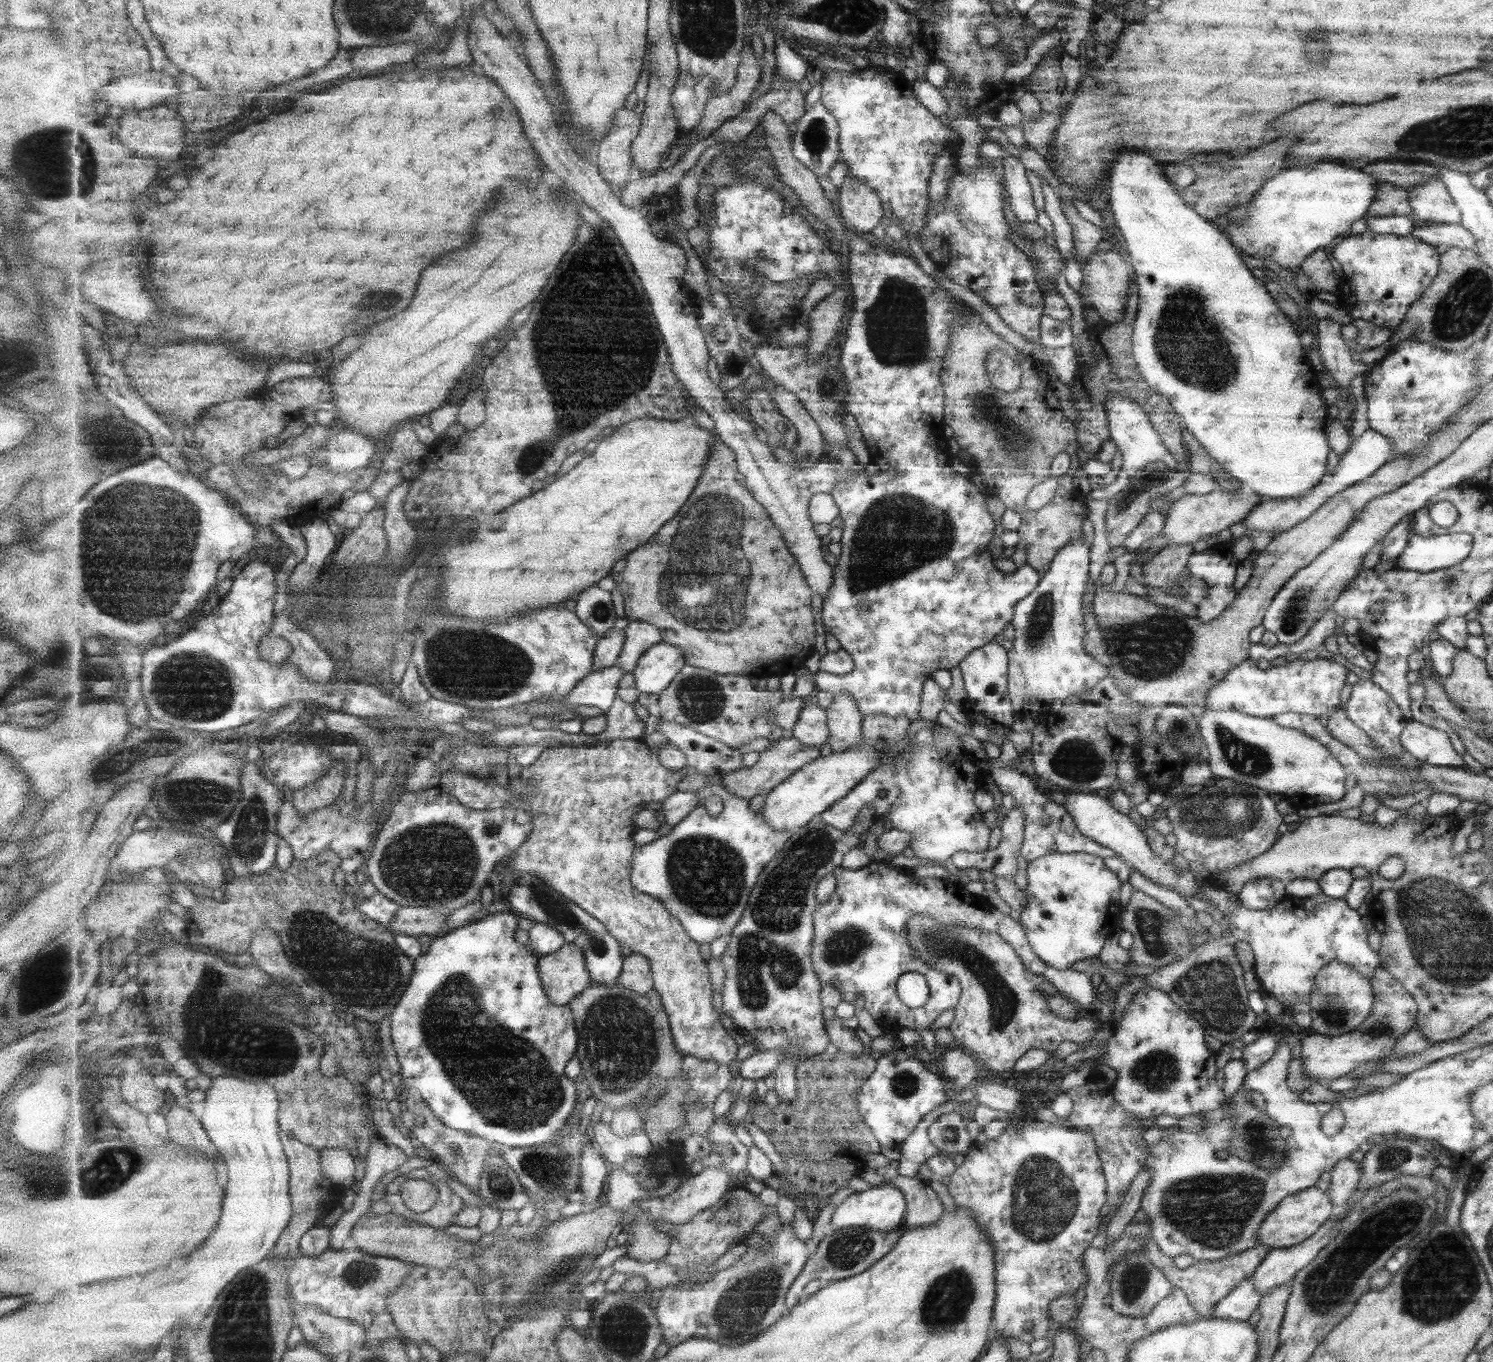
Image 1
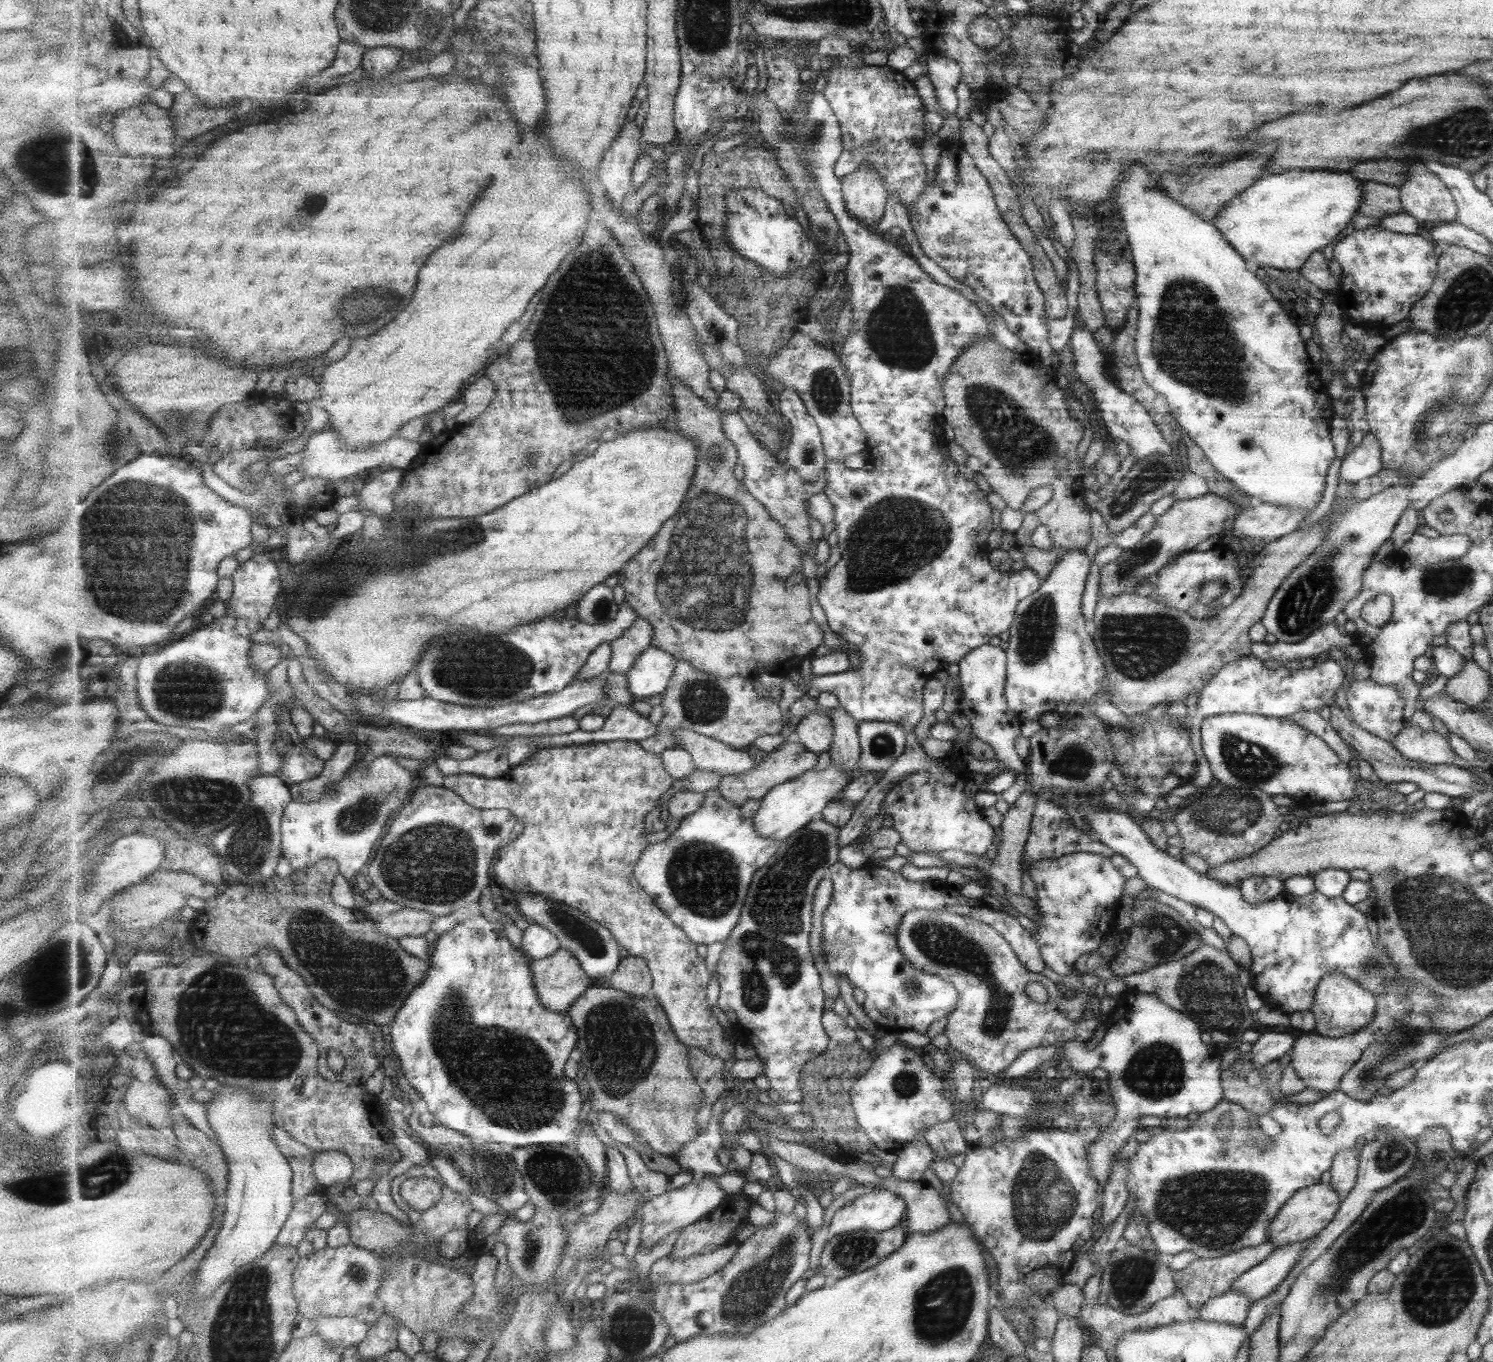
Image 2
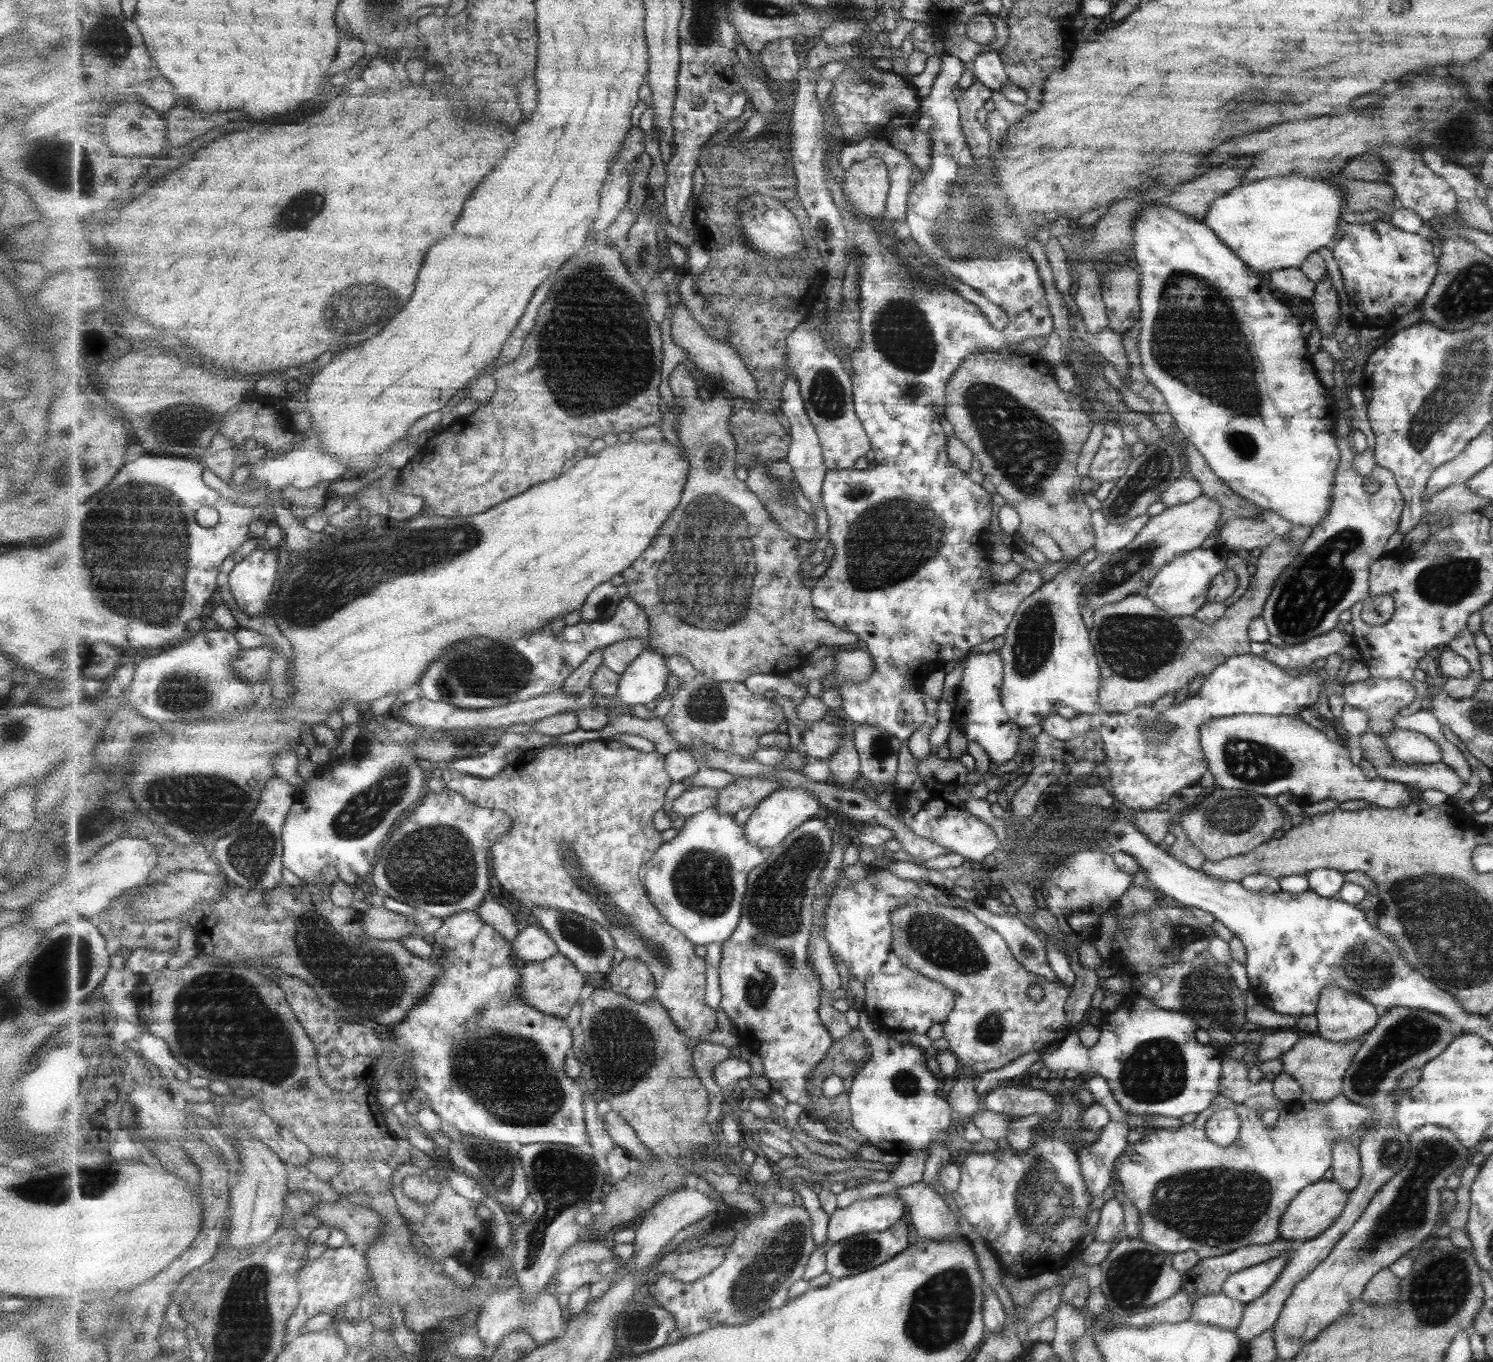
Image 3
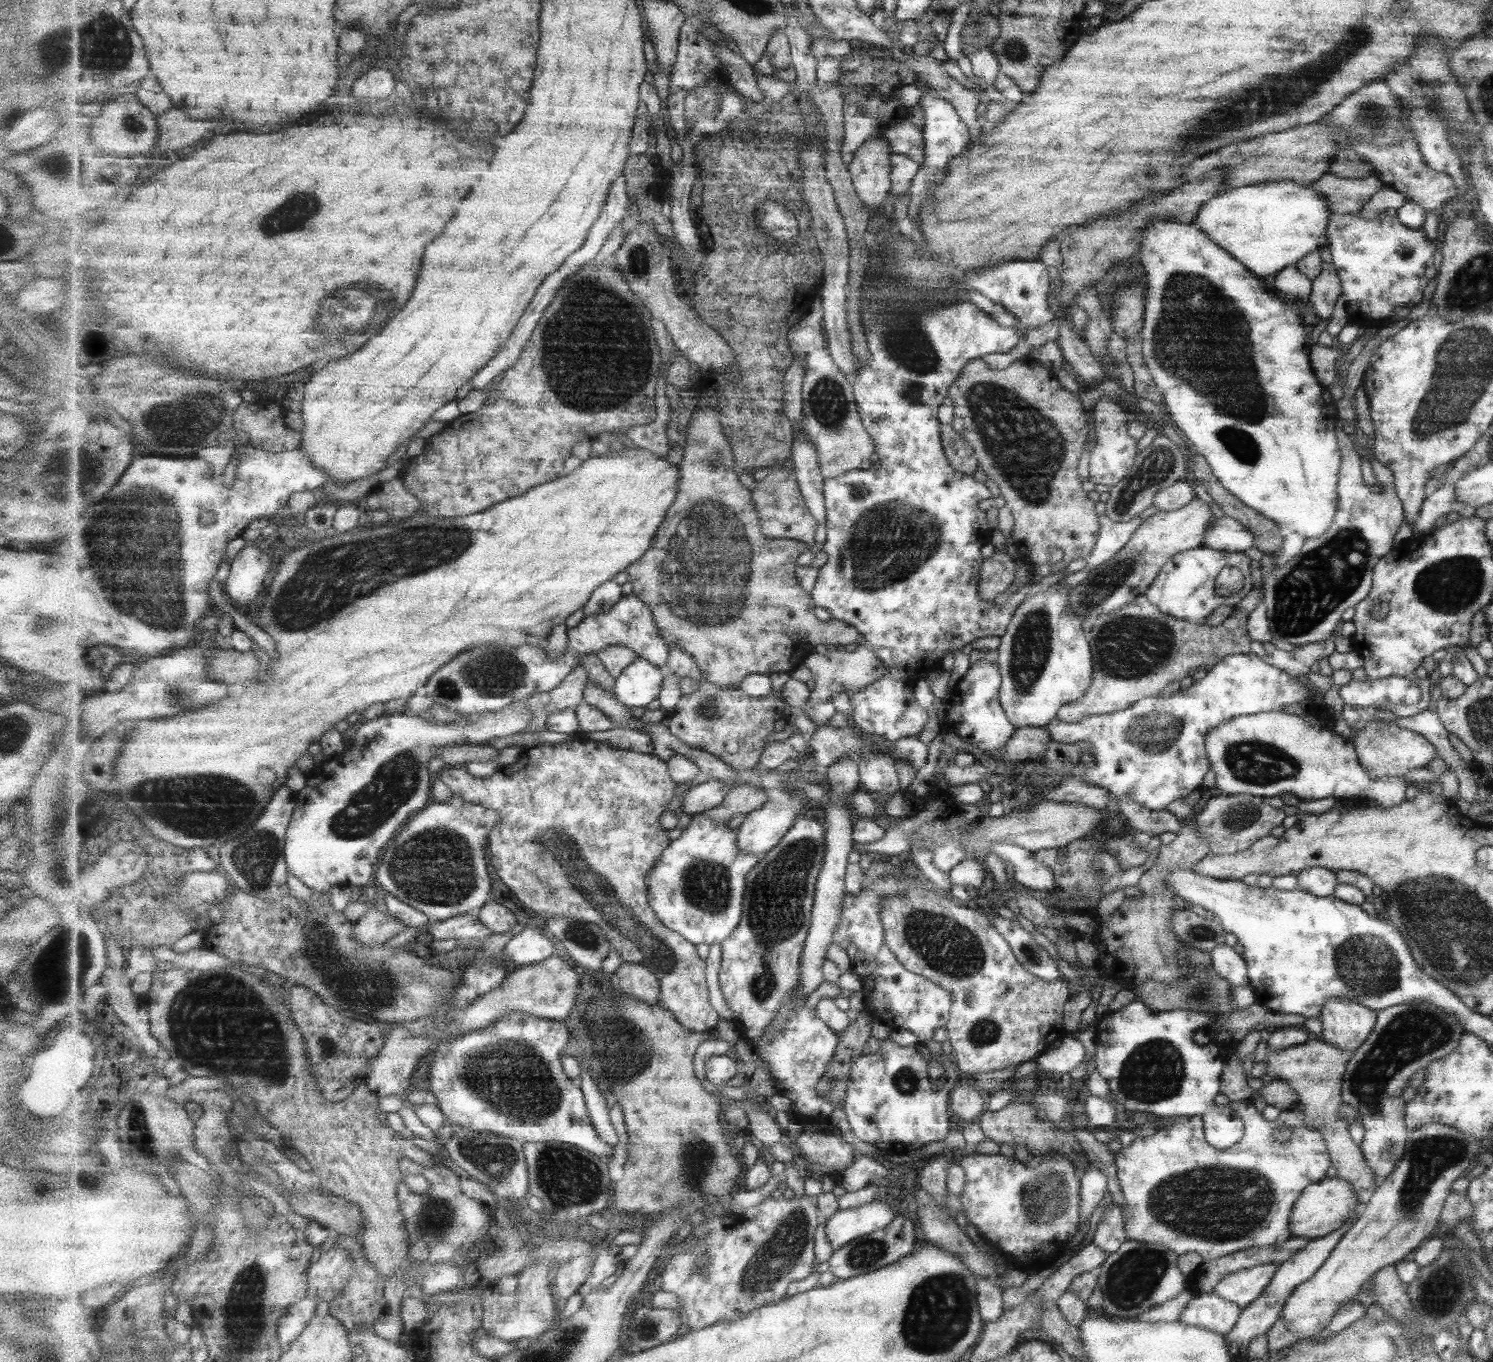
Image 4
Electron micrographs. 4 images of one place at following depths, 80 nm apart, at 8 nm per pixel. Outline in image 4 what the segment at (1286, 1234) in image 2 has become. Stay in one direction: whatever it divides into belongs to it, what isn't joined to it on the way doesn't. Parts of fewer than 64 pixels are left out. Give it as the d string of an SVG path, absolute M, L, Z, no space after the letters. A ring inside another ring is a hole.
M1339 1178L1321 1180L1315 1184L1305 1186L1299 1198L1295 1200L1289 1217L1289 1231L1297 1238L1316 1239L1335 1230L1339 1230L1347 1220L1355 1220L1355 1206L1359 1206L1357 1192Z

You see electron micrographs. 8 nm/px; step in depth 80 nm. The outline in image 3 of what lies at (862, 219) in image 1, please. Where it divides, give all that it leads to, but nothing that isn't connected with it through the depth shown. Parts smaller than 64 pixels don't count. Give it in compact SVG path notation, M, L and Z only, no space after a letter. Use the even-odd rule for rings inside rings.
M876 156L856 162L844 174L844 193L848 200L872 222L881 221L886 214L889 191L888 166Z

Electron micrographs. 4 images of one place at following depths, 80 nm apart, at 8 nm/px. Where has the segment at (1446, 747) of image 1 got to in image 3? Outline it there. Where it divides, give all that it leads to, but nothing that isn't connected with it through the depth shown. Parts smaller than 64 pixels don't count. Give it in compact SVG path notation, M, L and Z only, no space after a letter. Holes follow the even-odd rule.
M1395 729L1377 738L1381 739L1387 752L1394 758L1393 762L1409 766L1427 765L1439 763L1441 758L1437 744L1411 730Z

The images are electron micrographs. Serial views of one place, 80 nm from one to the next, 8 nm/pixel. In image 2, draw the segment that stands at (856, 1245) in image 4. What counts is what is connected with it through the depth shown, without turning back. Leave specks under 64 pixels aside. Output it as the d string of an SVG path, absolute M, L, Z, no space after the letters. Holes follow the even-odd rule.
M899 1224L895 1229L886 1231L885 1233L875 1234L873 1231L859 1230L857 1232L845 1233L833 1238L826 1243L823 1252L819 1258L819 1267L814 1271L807 1271L804 1277L797 1281L795 1286L790 1288L790 1292L786 1294L787 1306L793 1306L807 1292L805 1284L811 1276L823 1275L825 1284L833 1286L838 1280L863 1272L864 1270L874 1268L879 1265L879 1262L886 1261L891 1254L895 1254L897 1250L906 1245L908 1236L905 1228Z

